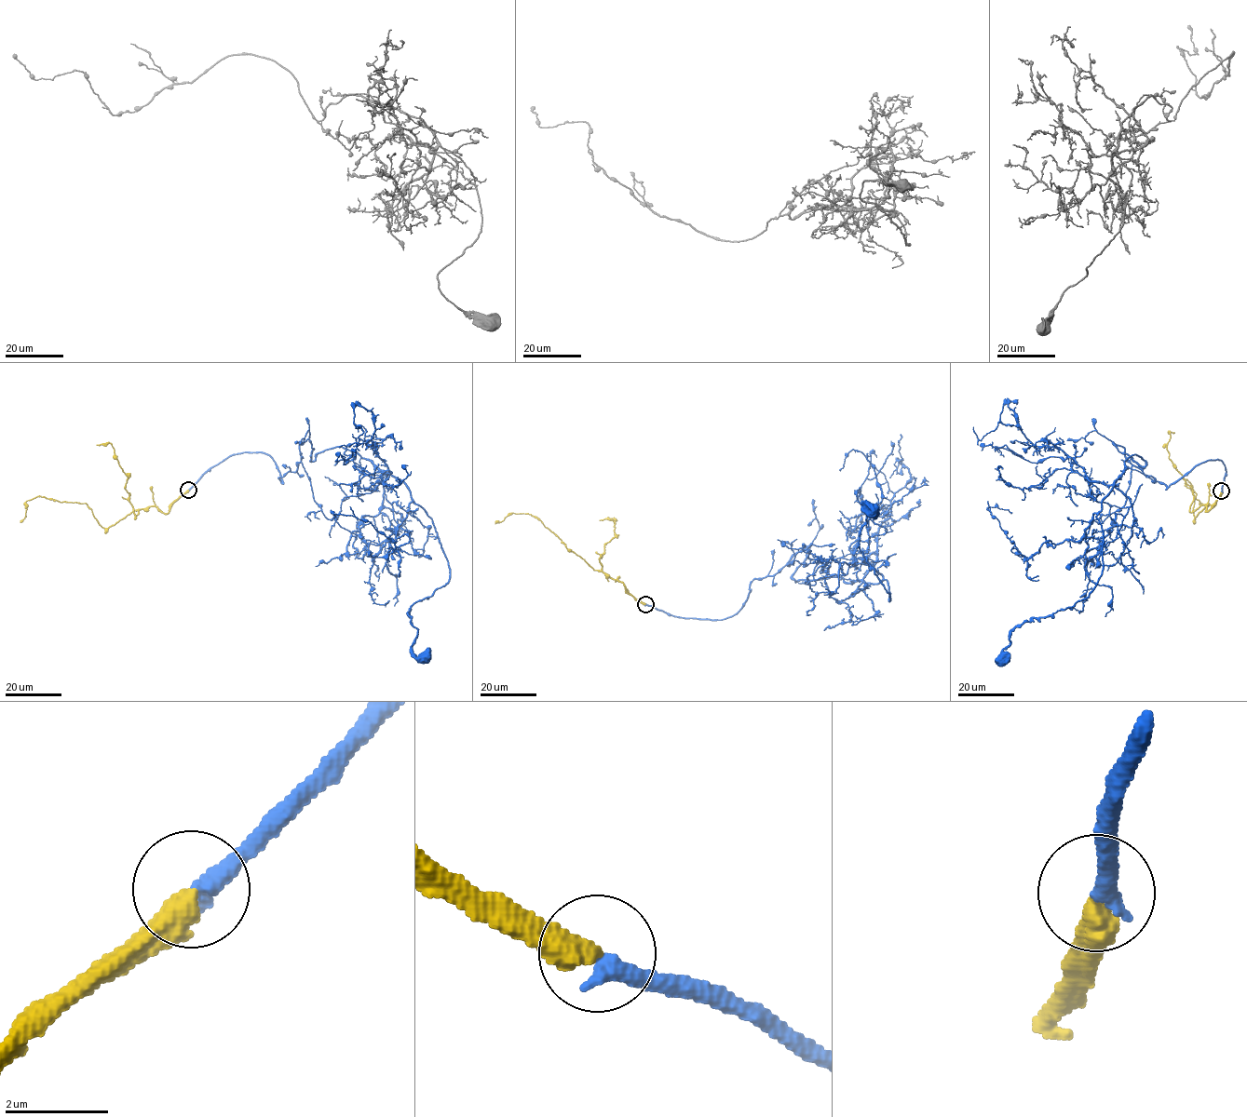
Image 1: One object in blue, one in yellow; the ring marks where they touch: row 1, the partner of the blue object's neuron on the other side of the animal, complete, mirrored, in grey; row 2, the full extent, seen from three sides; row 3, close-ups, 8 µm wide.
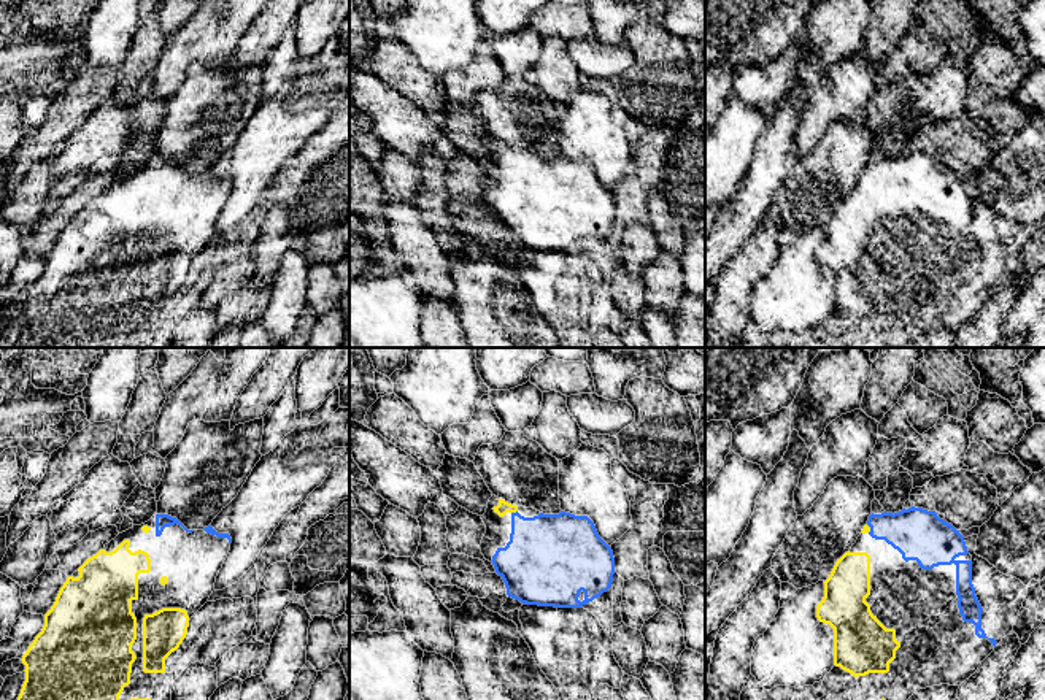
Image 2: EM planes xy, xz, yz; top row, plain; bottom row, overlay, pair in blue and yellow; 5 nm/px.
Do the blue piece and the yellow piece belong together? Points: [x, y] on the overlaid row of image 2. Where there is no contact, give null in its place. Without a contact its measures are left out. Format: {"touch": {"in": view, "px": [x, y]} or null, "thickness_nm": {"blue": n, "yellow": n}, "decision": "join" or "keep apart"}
{"touch": {"in": "xz", "px": [513, 513]}, "thickness_nm": {"blue": 380, "yellow": 70}, "decision": "join"}

